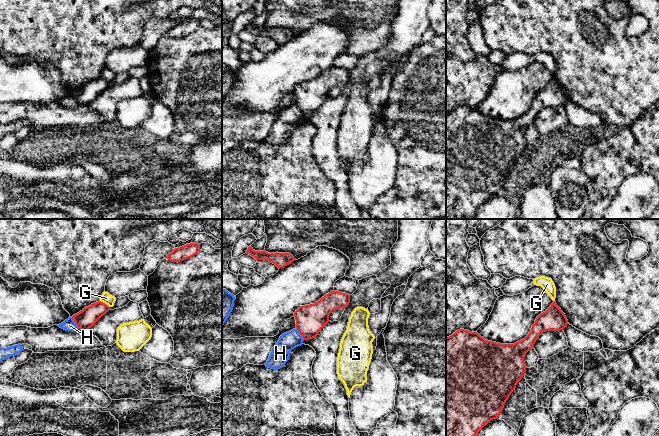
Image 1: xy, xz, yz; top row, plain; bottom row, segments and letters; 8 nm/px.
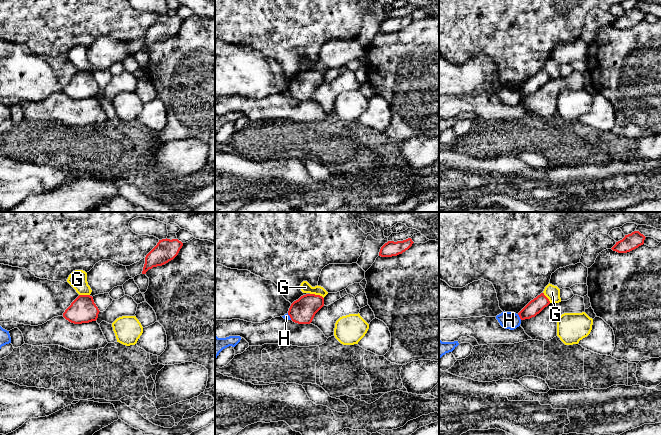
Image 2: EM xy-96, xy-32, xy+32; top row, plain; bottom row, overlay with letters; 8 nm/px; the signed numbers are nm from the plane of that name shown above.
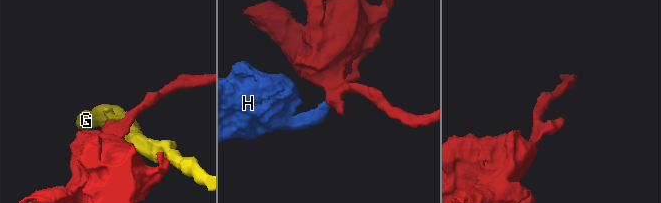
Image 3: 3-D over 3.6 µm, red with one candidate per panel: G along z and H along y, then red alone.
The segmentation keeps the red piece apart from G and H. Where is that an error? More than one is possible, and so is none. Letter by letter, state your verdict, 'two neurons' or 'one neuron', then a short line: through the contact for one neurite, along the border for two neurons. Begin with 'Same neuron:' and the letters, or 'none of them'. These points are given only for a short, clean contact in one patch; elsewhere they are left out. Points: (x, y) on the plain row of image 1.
Same neuron: none of them
G: two neurons; line xy (100, 76), (109, 83)
H: two neurons; line xy (71, 93), (78, 104)

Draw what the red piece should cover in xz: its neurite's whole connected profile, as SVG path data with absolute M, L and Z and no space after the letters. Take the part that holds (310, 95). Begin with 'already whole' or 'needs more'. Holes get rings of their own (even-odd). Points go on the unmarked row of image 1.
already whole | M331 67L314 80L300 82L295 88L296 105L304 116L315 114L329 98L329 91L336 85L345 85L350 79L350 71Z

